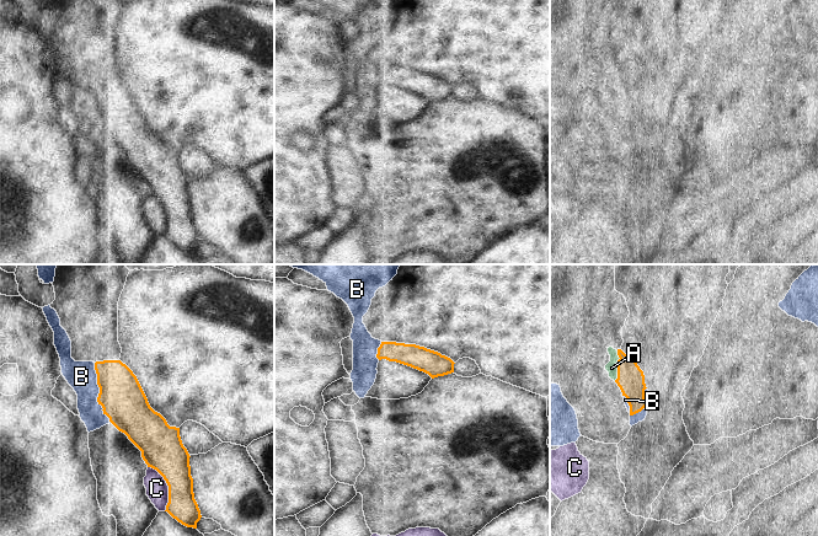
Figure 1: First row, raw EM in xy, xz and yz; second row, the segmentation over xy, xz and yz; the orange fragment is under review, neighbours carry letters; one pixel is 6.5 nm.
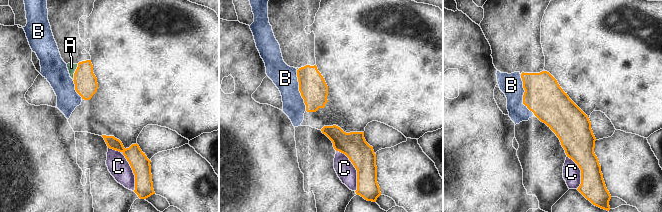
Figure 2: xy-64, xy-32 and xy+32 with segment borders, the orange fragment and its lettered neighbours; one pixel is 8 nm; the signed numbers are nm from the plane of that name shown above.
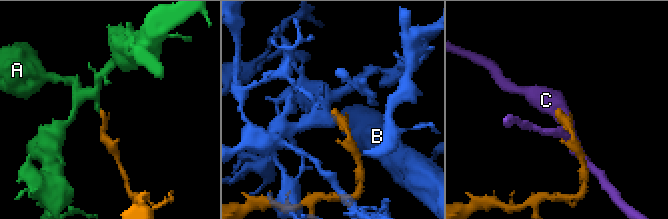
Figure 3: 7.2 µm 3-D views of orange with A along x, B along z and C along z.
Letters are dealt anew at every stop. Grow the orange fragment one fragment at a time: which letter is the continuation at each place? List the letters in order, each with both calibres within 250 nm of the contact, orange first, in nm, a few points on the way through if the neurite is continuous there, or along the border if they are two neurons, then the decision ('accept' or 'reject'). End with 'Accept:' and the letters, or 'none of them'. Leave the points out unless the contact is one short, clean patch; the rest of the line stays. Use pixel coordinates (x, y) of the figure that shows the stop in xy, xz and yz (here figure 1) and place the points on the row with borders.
A: 180/70 nm | across yz (630, 379), (616, 365), (611, 368) | accept
B: 280/190 nm | along xy (94, 363), (99, 387), (97, 402), (110, 421) | reject
C: 280/140 nm | reject
Accept: A

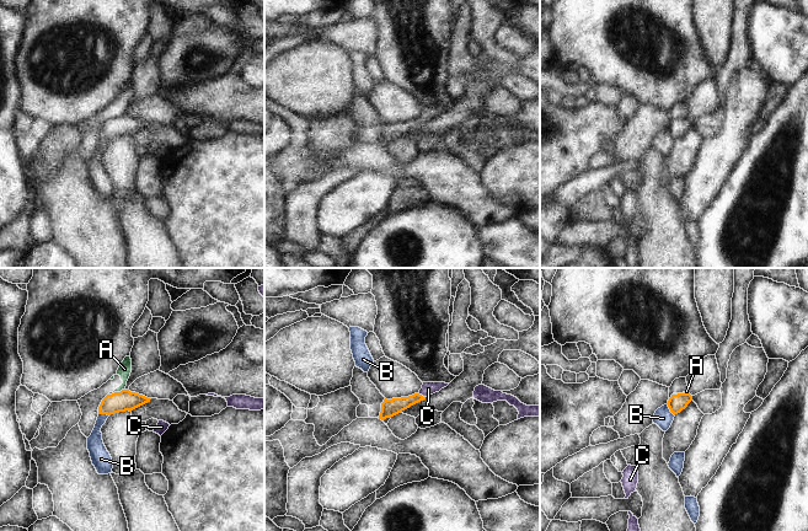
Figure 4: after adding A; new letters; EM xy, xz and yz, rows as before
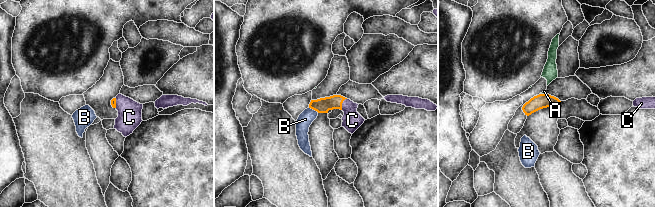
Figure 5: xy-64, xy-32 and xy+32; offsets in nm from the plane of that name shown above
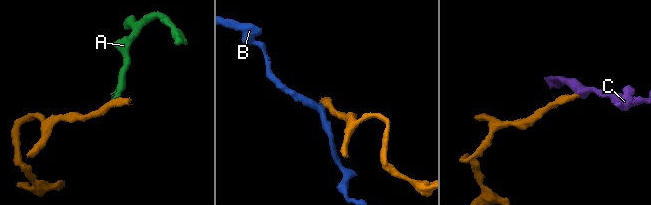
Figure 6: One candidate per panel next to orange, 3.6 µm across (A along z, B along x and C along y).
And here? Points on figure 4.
A: 130/90 nm | along xy (123, 389), (108, 395) | reject
B: 110/120 nm | along yz (667, 403), (674, 416) | reject
C: 110/90 nm | across xz (389, 407), (401, 405), (421, 395), (428, 389) | accept
Accept: C

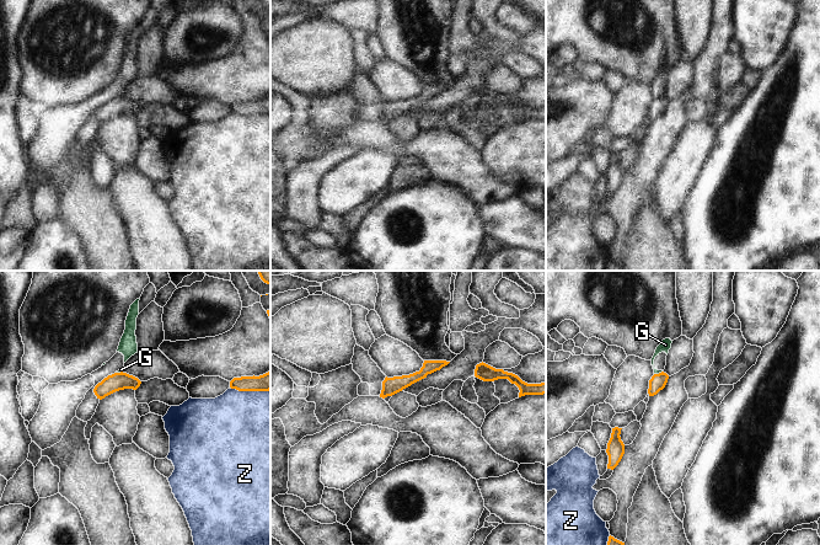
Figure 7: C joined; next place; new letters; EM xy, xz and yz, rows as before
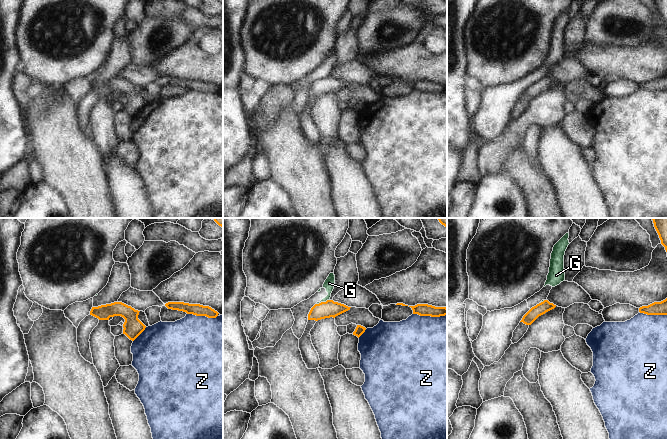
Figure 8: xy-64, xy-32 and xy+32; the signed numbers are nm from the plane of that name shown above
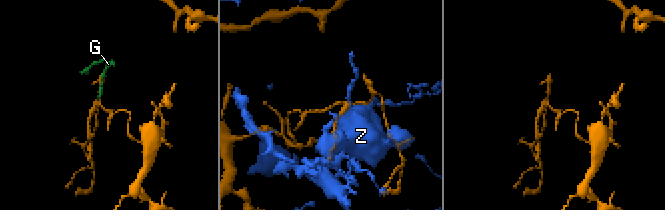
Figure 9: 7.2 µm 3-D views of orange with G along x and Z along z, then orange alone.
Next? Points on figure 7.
G: 110/80 nm | along yz (662, 370), (654, 374) | reject
Z: 120/500 nm | reject
Accept: none of them

